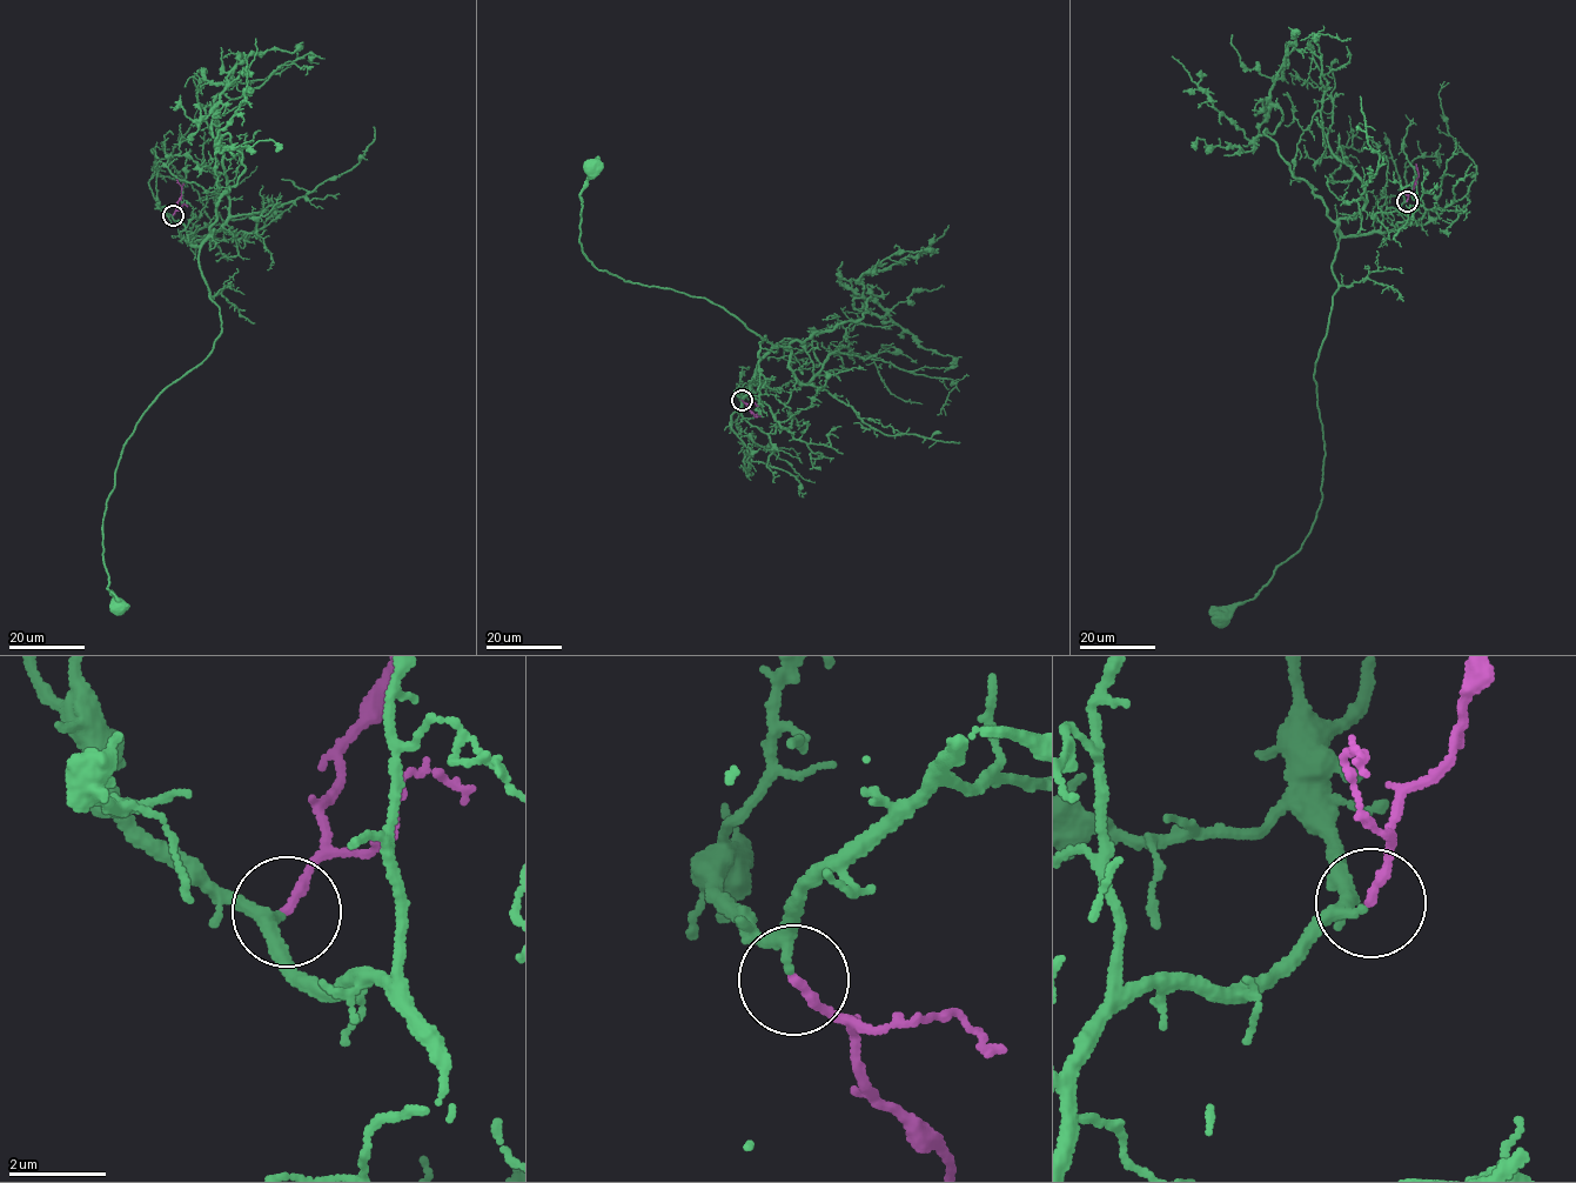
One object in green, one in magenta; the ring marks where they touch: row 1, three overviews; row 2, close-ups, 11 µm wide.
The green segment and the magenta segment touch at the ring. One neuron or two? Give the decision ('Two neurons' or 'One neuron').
One neuron

